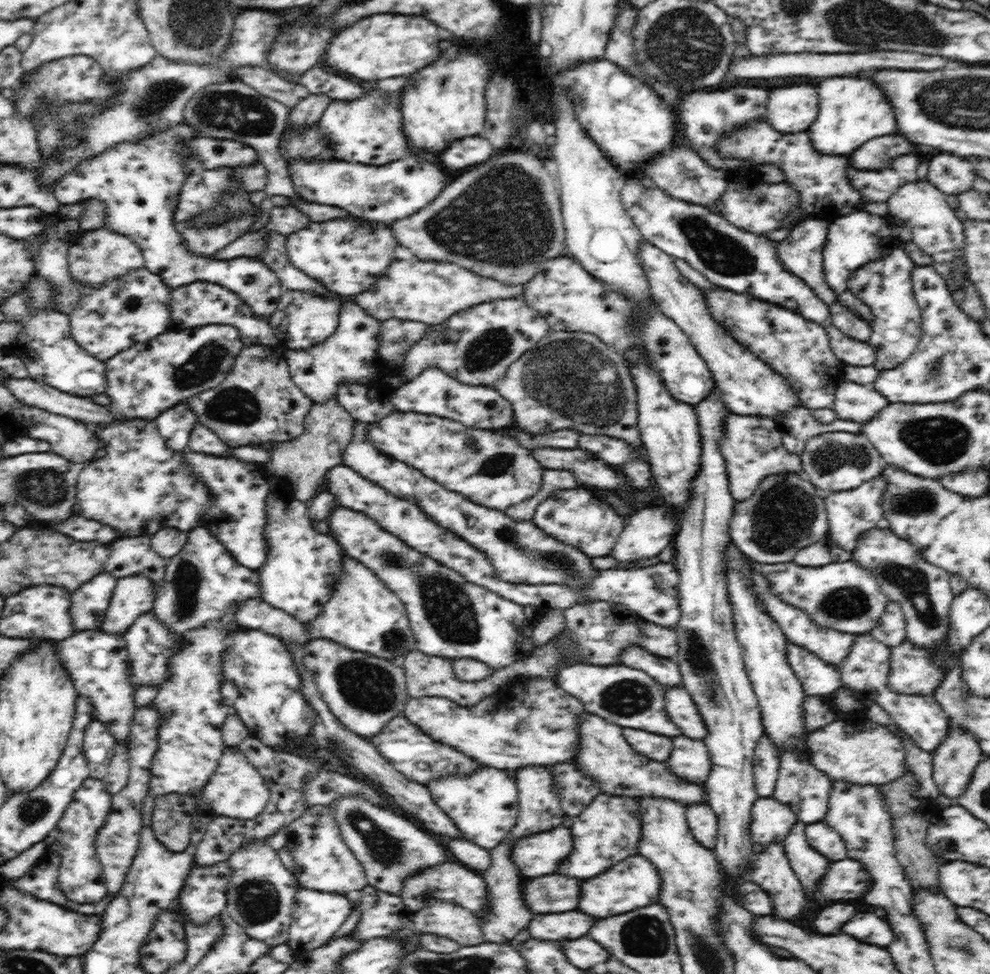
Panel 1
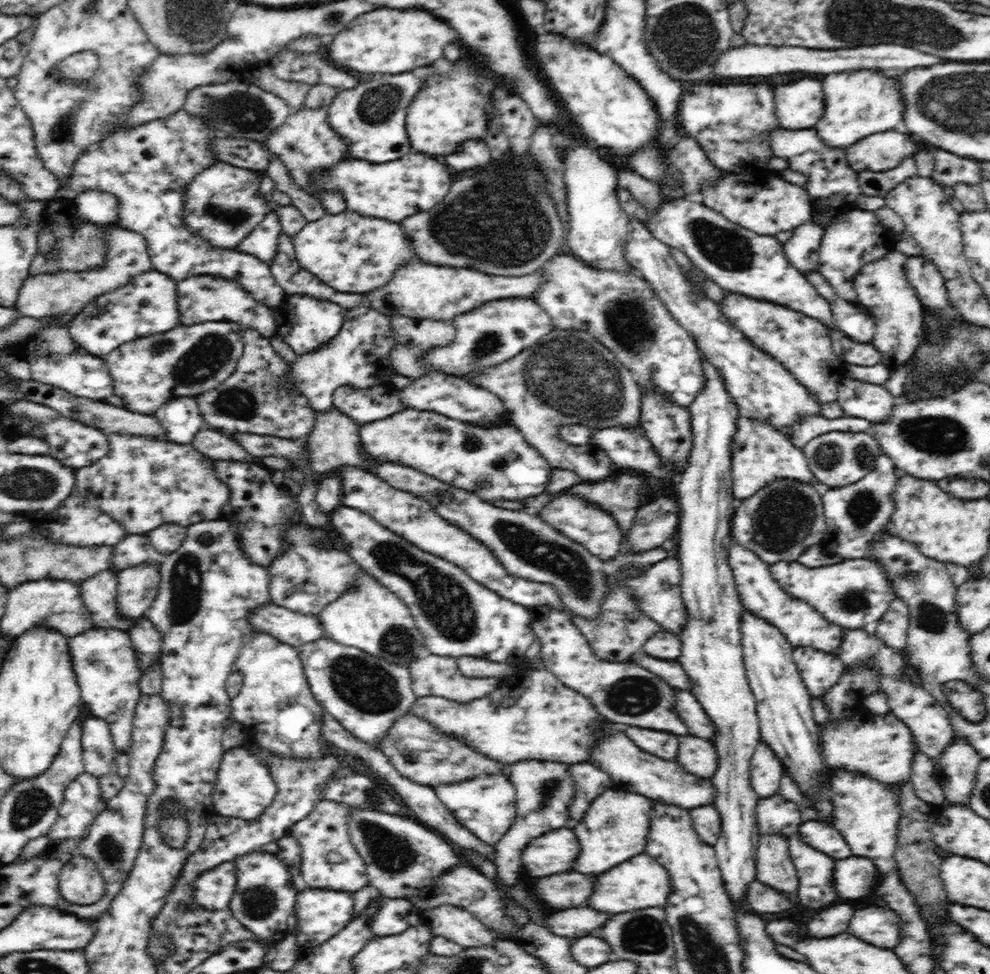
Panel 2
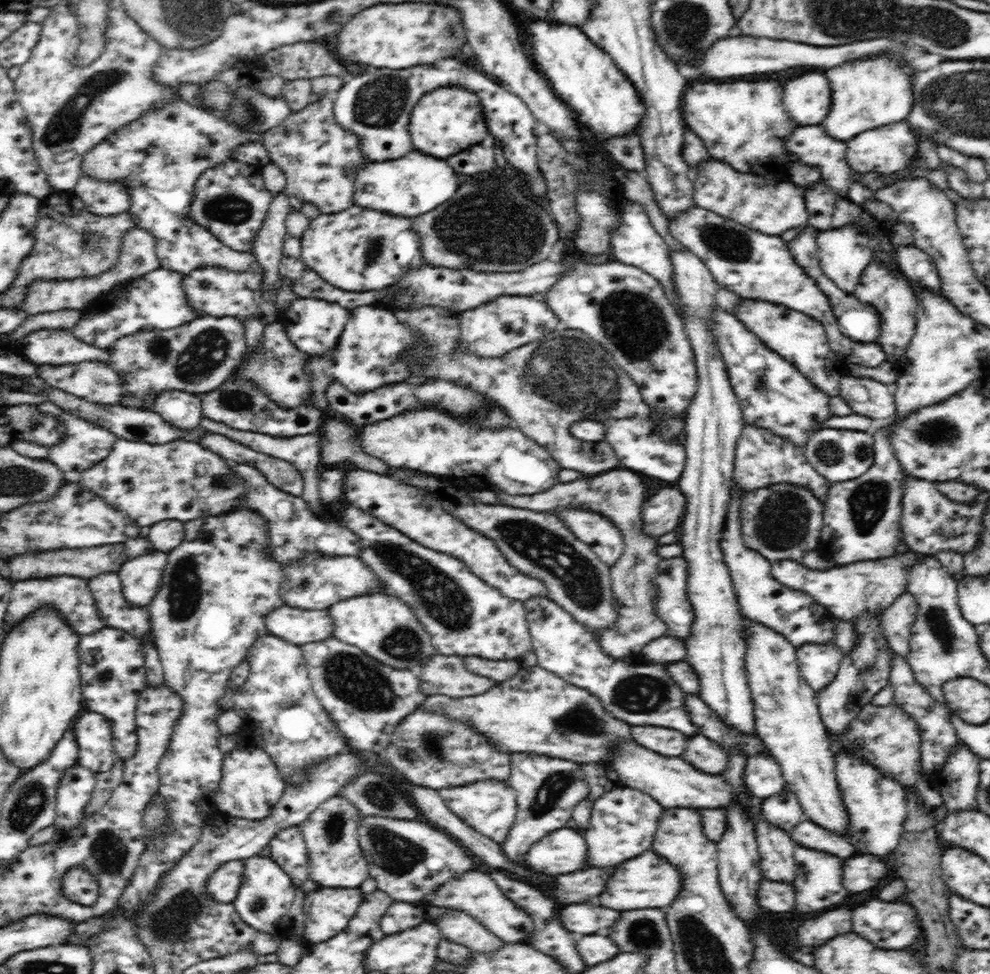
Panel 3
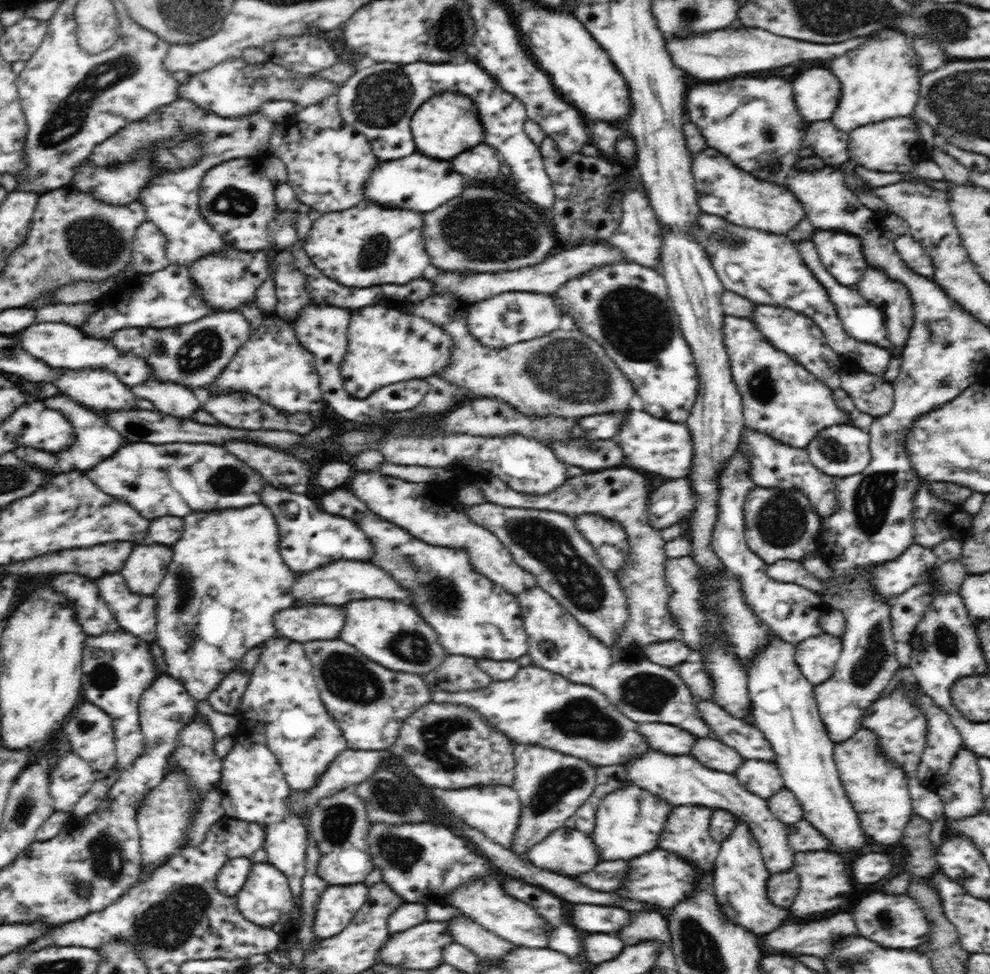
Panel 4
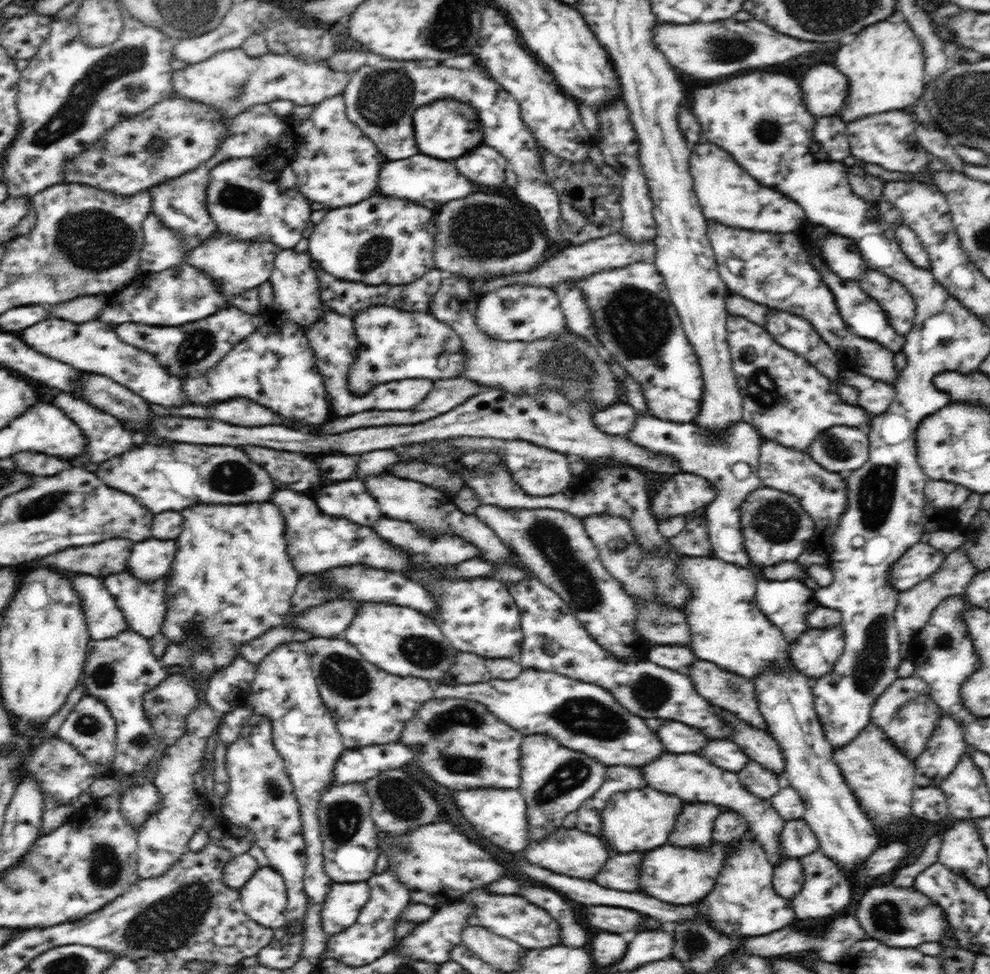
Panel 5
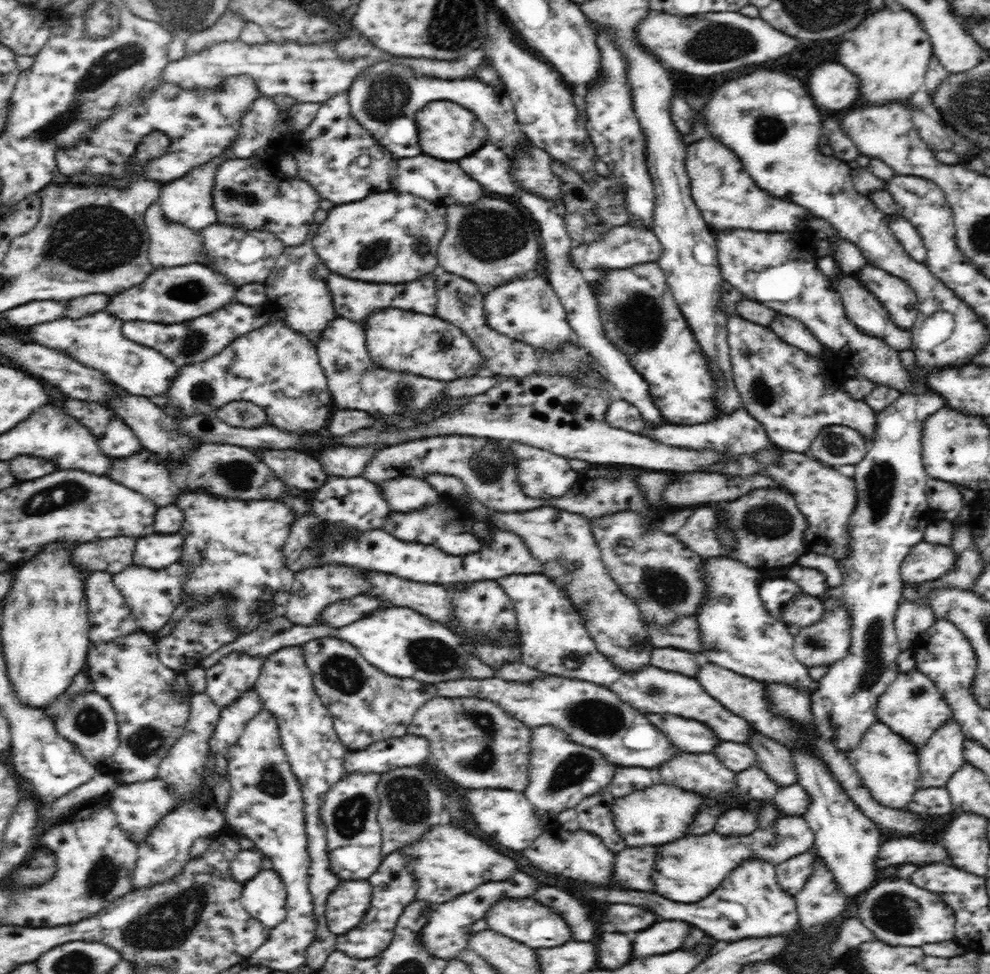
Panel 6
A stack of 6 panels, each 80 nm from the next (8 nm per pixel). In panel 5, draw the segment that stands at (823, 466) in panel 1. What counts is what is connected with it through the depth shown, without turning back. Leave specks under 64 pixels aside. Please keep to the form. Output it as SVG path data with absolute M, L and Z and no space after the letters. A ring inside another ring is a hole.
M834 426L820 433L806 453L828 472L850 472L869 462L869 436L858 428Z

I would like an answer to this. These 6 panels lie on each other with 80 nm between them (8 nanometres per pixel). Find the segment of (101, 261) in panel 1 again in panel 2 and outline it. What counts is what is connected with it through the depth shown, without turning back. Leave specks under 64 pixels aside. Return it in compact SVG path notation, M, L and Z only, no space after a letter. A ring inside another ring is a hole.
M110 229L105 234L105 263L100 268L76 273L58 272L55 274L30 275L18 291L15 308L24 317L42 318L44 316L78 314L85 304L97 296L128 284L133 276L151 270L152 265L144 237L131 230Z

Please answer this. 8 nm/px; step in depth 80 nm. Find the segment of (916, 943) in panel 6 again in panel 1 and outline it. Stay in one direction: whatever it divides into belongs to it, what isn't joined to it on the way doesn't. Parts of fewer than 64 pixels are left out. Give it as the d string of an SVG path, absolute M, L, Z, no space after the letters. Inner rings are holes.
M872 911L856 914L850 922L842 926L842 932L846 932L848 936L854 936L856 940L874 944L874 946L888 946L894 940L888 920L885 917L878 917Z

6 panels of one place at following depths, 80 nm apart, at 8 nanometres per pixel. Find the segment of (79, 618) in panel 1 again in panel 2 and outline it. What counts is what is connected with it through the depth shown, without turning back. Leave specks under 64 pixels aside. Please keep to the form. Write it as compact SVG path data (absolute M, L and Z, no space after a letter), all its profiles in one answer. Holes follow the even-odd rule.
M104 570L80 584L83 605L89 610L91 626L130 630L137 620L117 614L117 573Z

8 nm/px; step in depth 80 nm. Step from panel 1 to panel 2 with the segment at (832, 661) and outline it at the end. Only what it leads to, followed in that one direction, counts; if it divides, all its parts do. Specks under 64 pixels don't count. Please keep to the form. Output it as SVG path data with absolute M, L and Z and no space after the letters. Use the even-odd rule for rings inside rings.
M733 538L732 542L732 546L728 548L728 564L732 569L743 609L774 625L794 647L810 647L820 652L829 652L834 656L839 655L843 628L822 618L821 613L816 612L807 602L784 592L772 578L769 571L770 564L760 560L753 552L742 548Z

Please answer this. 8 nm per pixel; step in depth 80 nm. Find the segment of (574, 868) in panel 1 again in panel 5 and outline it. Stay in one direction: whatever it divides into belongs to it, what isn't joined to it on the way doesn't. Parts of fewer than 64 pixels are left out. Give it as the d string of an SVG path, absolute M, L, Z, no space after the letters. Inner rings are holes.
M650 787L617 792L601 810L602 828L598 837L607 845L611 856L616 853L654 850L667 844L668 835L685 806L686 802L681 798Z

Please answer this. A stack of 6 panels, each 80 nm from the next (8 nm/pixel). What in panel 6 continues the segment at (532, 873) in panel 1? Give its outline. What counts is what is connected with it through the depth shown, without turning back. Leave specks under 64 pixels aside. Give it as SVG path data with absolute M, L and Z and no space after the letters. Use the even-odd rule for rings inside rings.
M580 828L574 831L564 830L564 834L542 834L534 840L532 848L524 850L524 856L528 858L528 862L532 862L534 866L546 872L562 874L566 878L600 884L600 886L608 884L612 874L612 864L616 860L615 853L602 842L598 835Z

